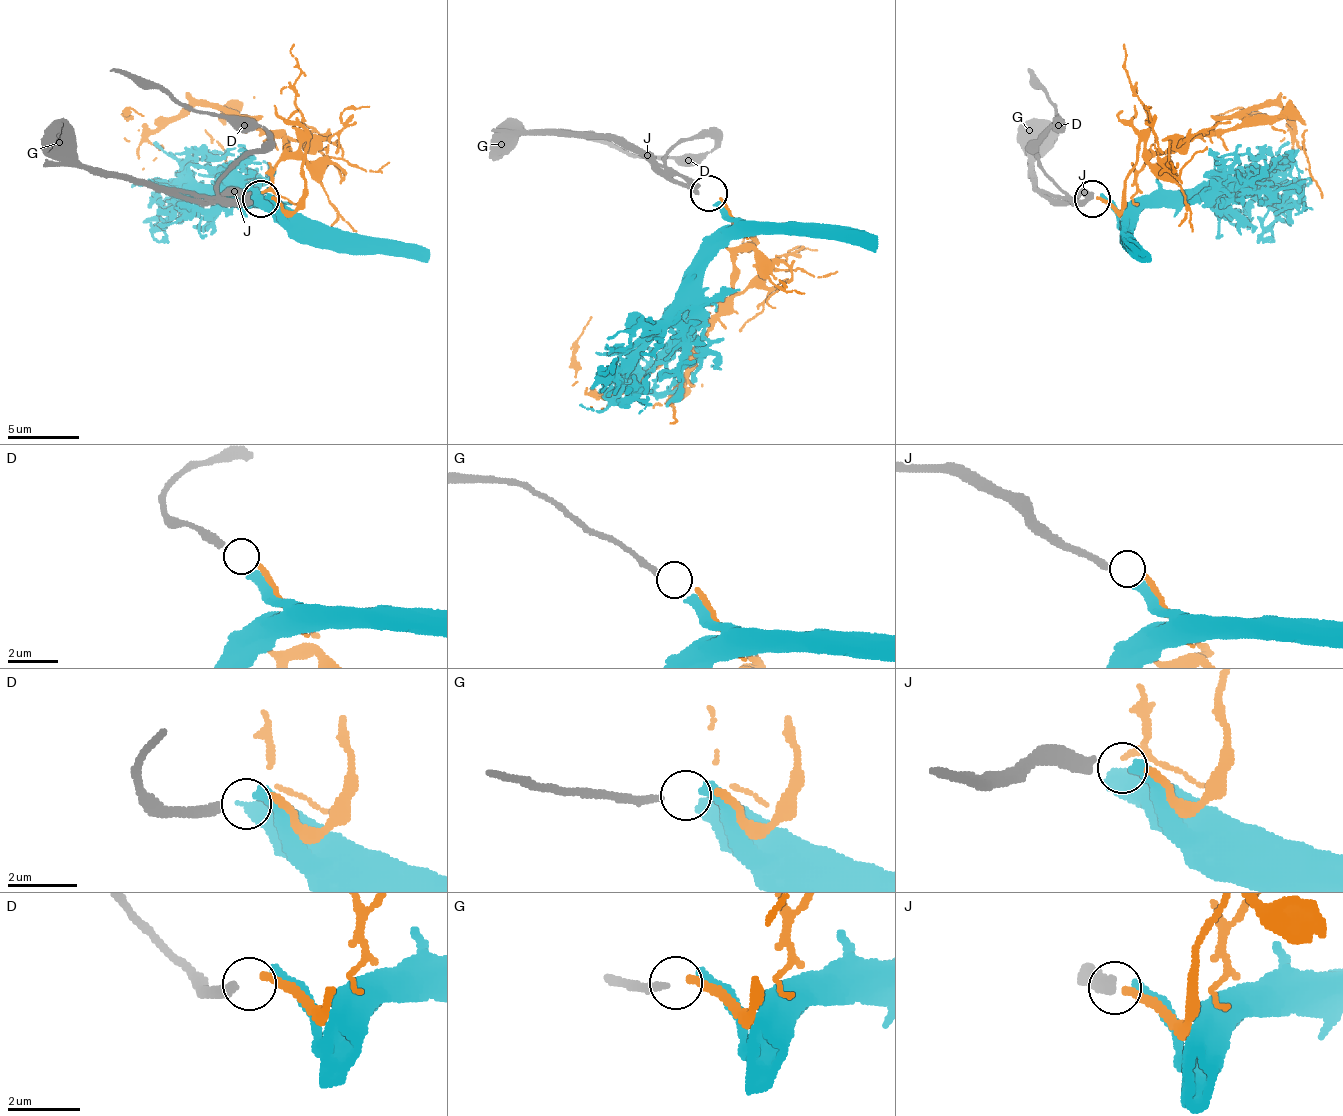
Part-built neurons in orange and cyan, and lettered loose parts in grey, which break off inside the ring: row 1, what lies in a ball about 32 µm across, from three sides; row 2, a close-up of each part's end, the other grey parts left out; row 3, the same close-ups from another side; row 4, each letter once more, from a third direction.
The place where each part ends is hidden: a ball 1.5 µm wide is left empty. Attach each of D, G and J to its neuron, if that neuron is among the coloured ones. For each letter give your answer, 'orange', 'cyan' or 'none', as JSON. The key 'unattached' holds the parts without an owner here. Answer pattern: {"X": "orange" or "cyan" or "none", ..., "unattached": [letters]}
{"D": "orange", "G": "none", "J": "cyan", "unattached": ["G"]}

